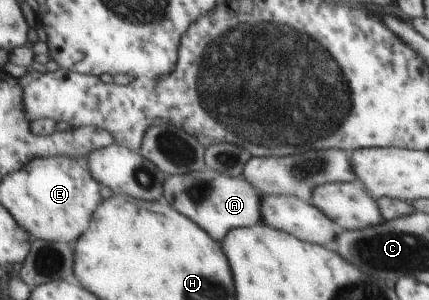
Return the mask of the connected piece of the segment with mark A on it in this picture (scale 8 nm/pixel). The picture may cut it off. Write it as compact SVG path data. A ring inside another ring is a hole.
M203 169L192 173L165 176L162 182L162 198L180 215L193 219L199 227L205 227L212 239L217 243L227 237L230 231L260 224L261 195L247 180L227 176L211 169Z

